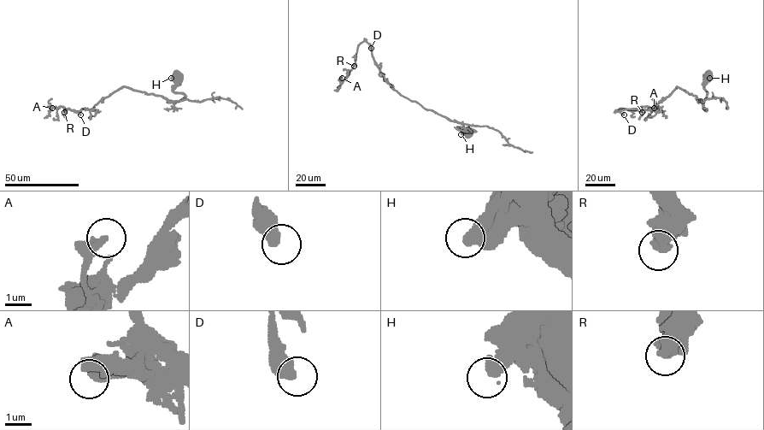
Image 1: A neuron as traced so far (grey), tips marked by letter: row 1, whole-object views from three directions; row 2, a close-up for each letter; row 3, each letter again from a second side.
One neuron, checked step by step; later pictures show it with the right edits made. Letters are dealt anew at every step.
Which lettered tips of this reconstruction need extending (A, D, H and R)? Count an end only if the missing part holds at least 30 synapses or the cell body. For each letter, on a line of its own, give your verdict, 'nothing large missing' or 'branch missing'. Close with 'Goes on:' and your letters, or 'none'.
A: nothing large missing
D: nothing large missing
H: nothing large missing
R: nothing large missing
Goes on: none

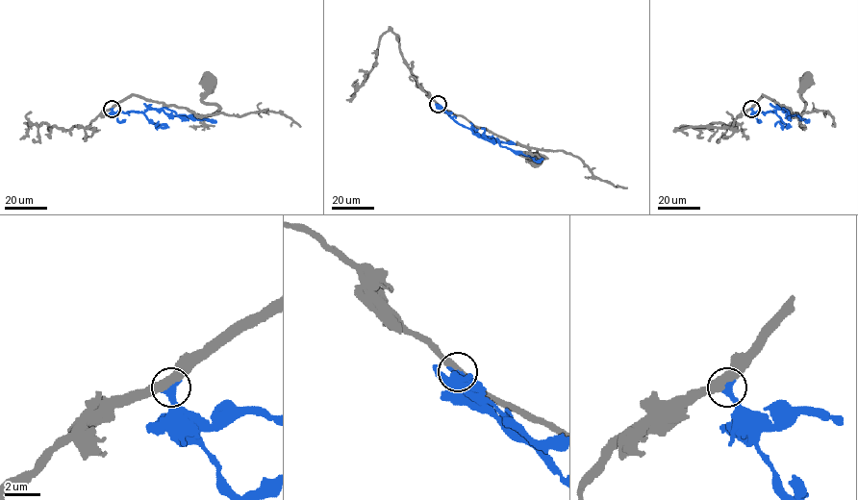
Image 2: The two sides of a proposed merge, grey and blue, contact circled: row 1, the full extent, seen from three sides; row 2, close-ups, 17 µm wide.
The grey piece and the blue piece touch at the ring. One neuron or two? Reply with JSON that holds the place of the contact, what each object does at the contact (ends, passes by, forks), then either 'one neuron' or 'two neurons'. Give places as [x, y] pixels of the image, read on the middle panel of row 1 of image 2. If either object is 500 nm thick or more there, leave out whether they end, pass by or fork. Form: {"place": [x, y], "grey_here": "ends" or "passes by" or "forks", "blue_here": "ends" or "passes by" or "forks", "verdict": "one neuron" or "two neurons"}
{"place": [438, 104], "grey_here": "passes by", "blue_here": "ends", "verdict": "one neuron"}

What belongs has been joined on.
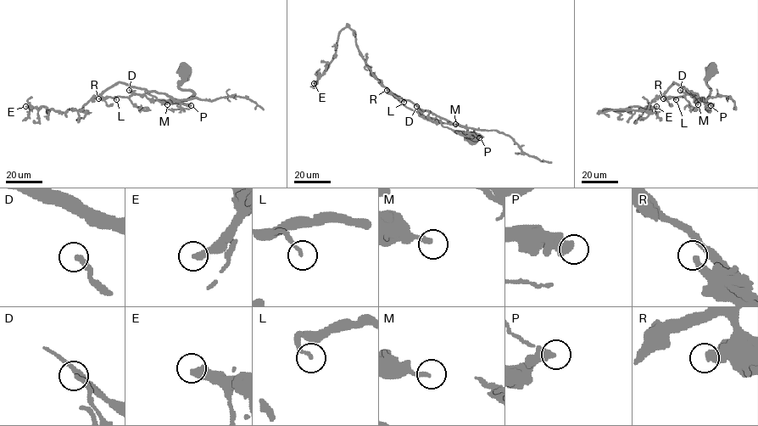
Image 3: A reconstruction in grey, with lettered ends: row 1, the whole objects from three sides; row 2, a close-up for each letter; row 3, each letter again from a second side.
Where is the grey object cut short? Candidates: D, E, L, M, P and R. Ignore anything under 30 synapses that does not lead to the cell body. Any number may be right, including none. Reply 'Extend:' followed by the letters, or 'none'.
Extend: E

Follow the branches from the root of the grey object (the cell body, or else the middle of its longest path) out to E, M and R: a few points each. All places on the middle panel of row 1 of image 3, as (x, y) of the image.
E: (475, 138), (466, 135), (481, 137), (451, 130), (404, 106), (370, 75), (348, 26), (314, 83)
M: (475, 138), (476, 137), (471, 132), (466, 135), (481, 137), (475, 132), (451, 130), (431, 119), (455, 124)
R: (475, 138), (476, 137), (471, 132), (466, 135), (481, 137), (444, 127), (437, 120), (407, 108), (387, 90)

